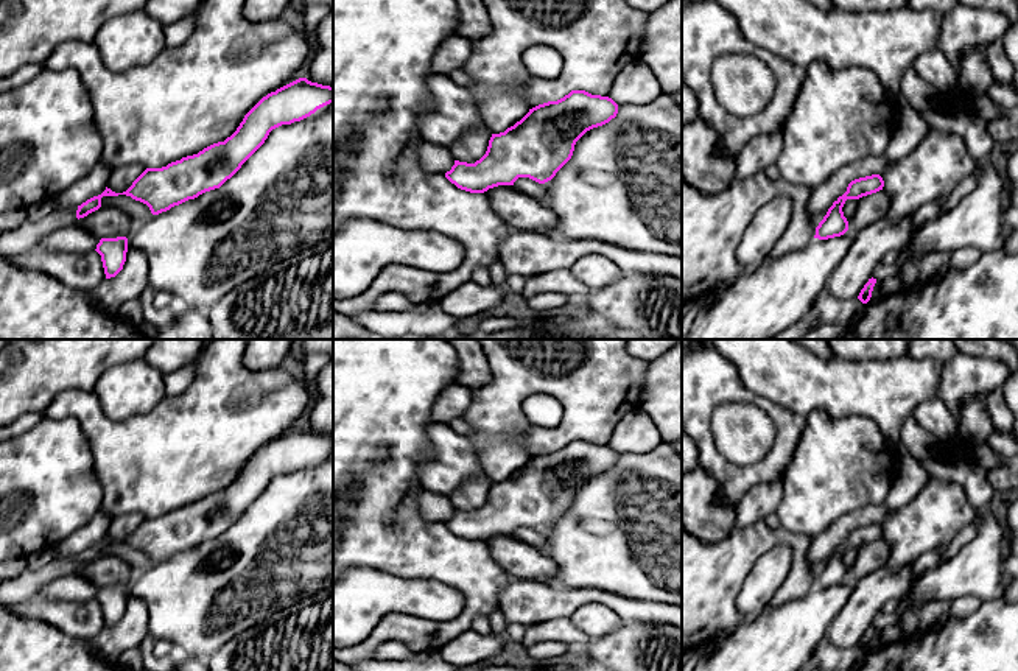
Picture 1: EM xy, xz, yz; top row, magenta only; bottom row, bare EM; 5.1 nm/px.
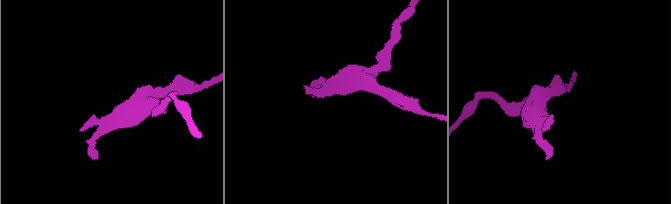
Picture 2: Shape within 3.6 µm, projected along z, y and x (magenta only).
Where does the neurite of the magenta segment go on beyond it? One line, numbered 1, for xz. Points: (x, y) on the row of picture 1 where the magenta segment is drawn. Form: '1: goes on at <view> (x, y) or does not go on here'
1: does not go on here

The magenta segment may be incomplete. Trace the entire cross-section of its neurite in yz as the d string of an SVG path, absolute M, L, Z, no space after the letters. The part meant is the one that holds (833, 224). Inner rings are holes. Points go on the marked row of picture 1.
M879 174L855 179L848 184L847 191L839 196L828 209L823 220L816 227L814 238L828 240L841 237L848 230L848 221L844 216L842 207L847 199L859 199L862 196L883 190L884 181Z

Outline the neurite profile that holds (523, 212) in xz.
M498 185L484 191L495 213L509 227L548 235L557 224L554 212L542 201L525 195L514 185Z

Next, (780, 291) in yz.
M847 230L828 240L813 238L800 251L763 262L727 286L711 307L704 308L683 339L772 339L789 325L803 321L816 300L827 293L828 280L855 237L855 232Z

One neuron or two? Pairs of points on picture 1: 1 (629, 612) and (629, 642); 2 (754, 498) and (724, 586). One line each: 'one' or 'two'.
1: two
2: two

